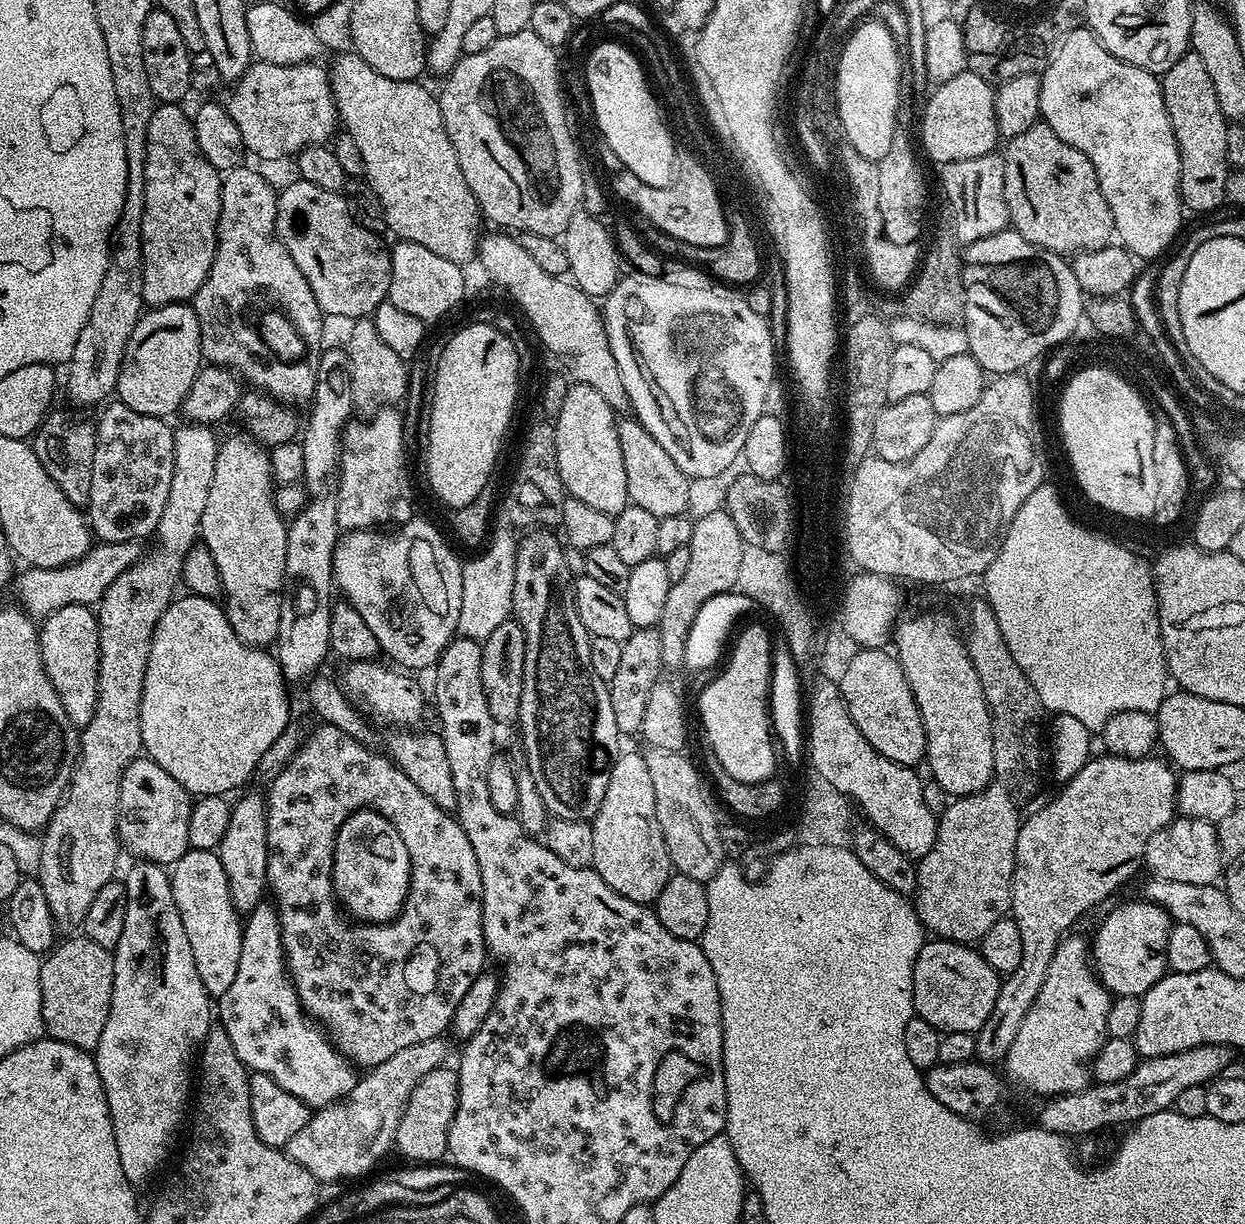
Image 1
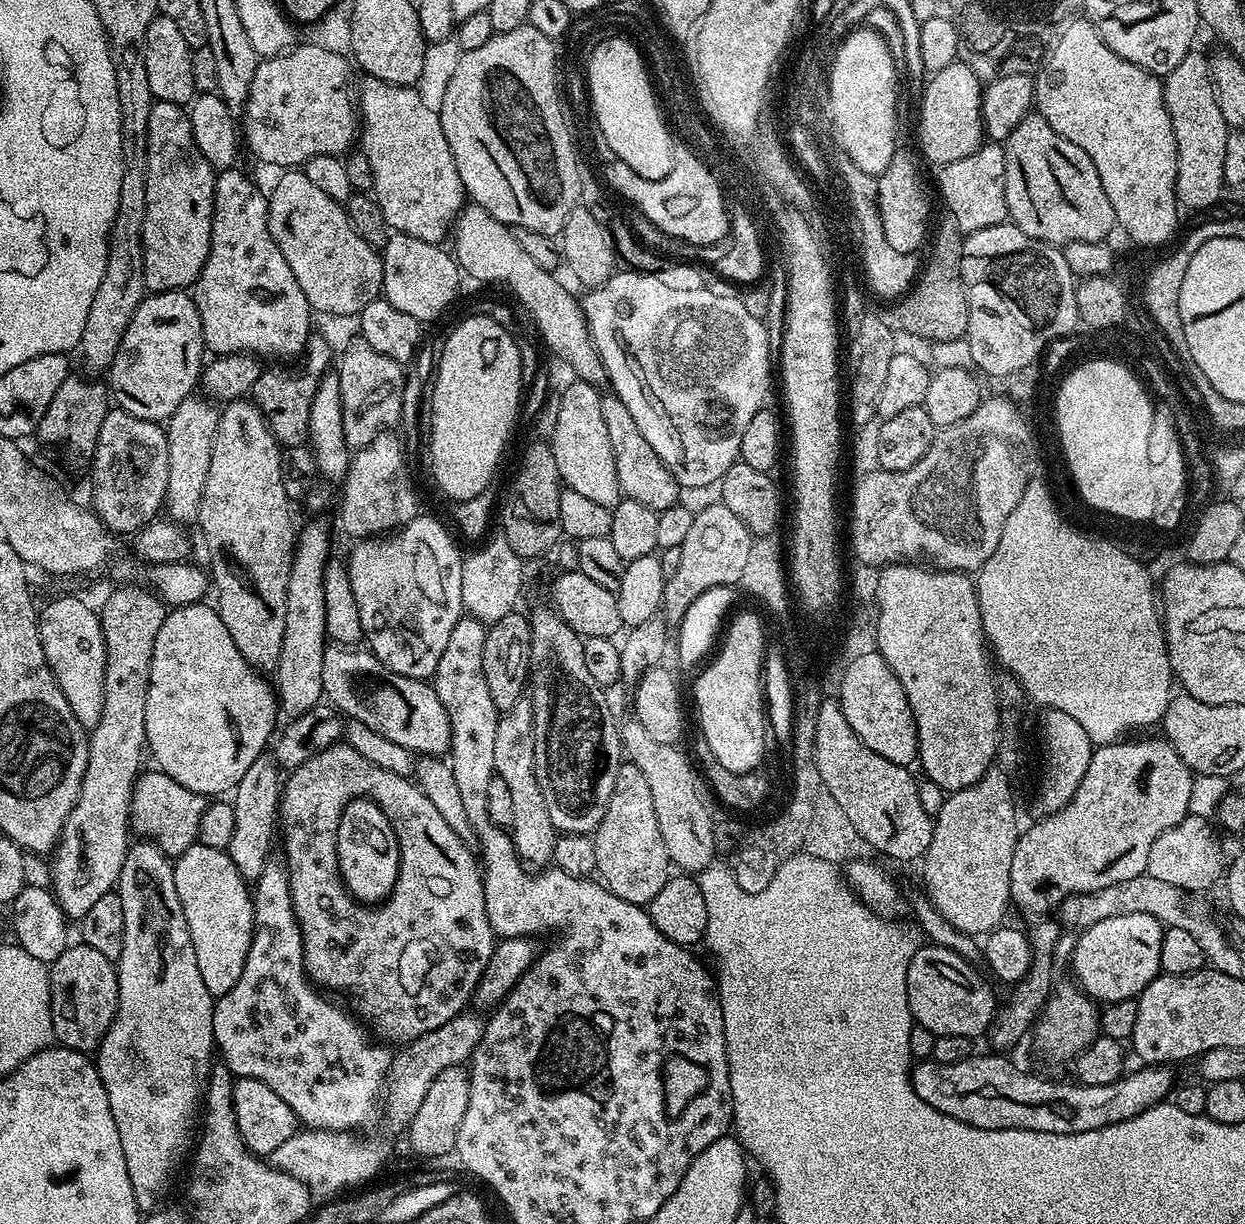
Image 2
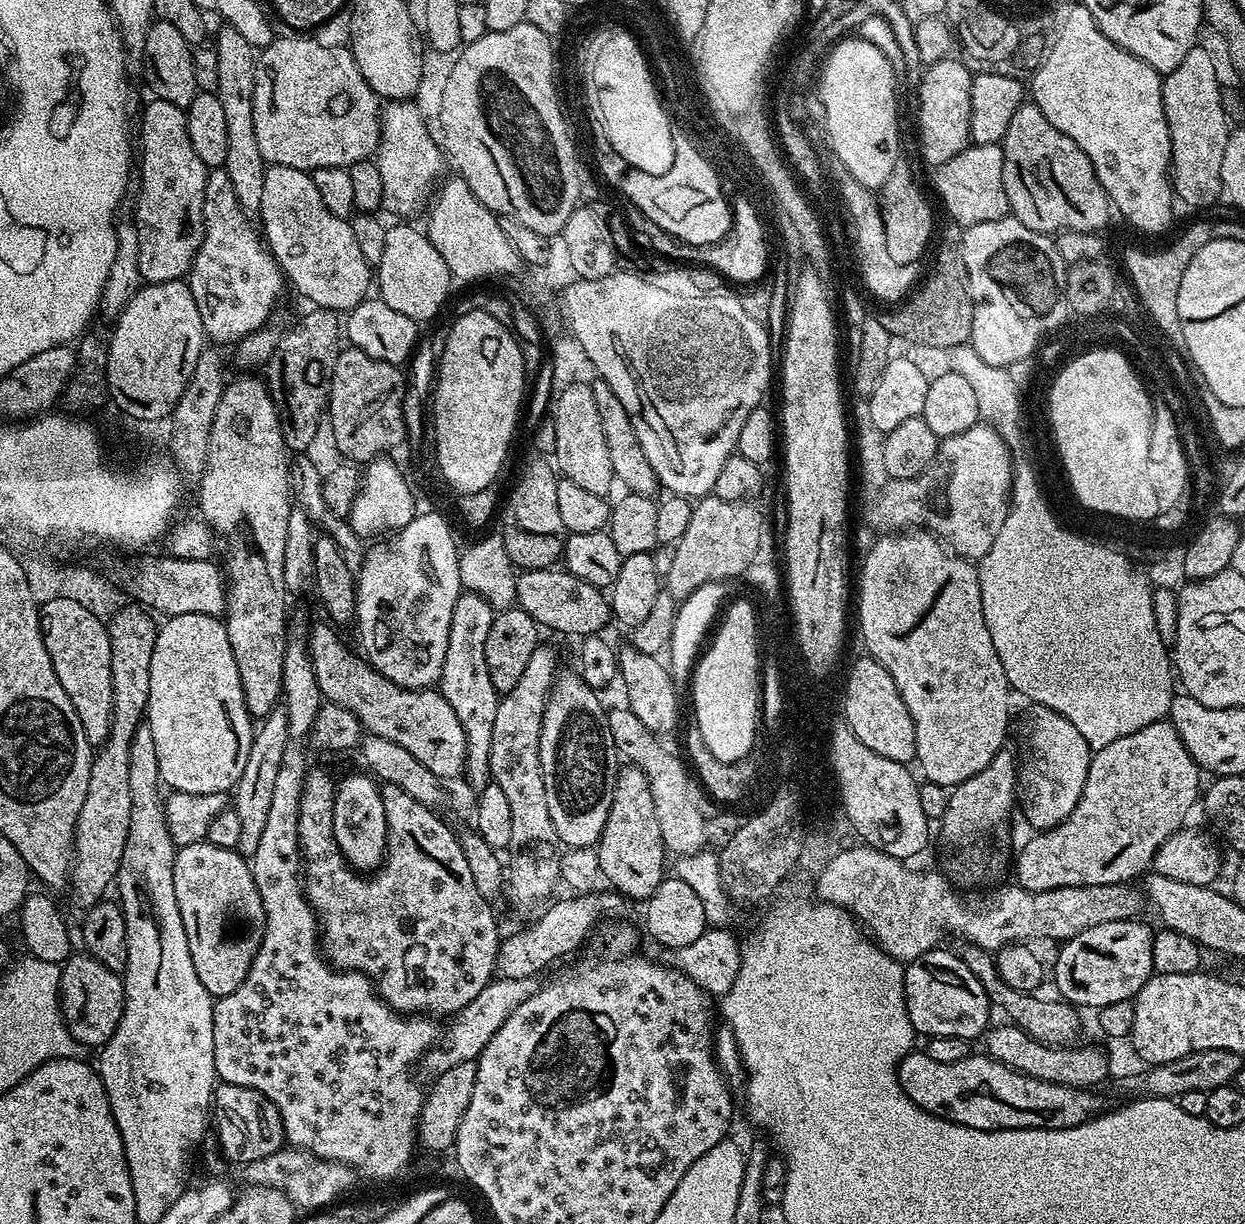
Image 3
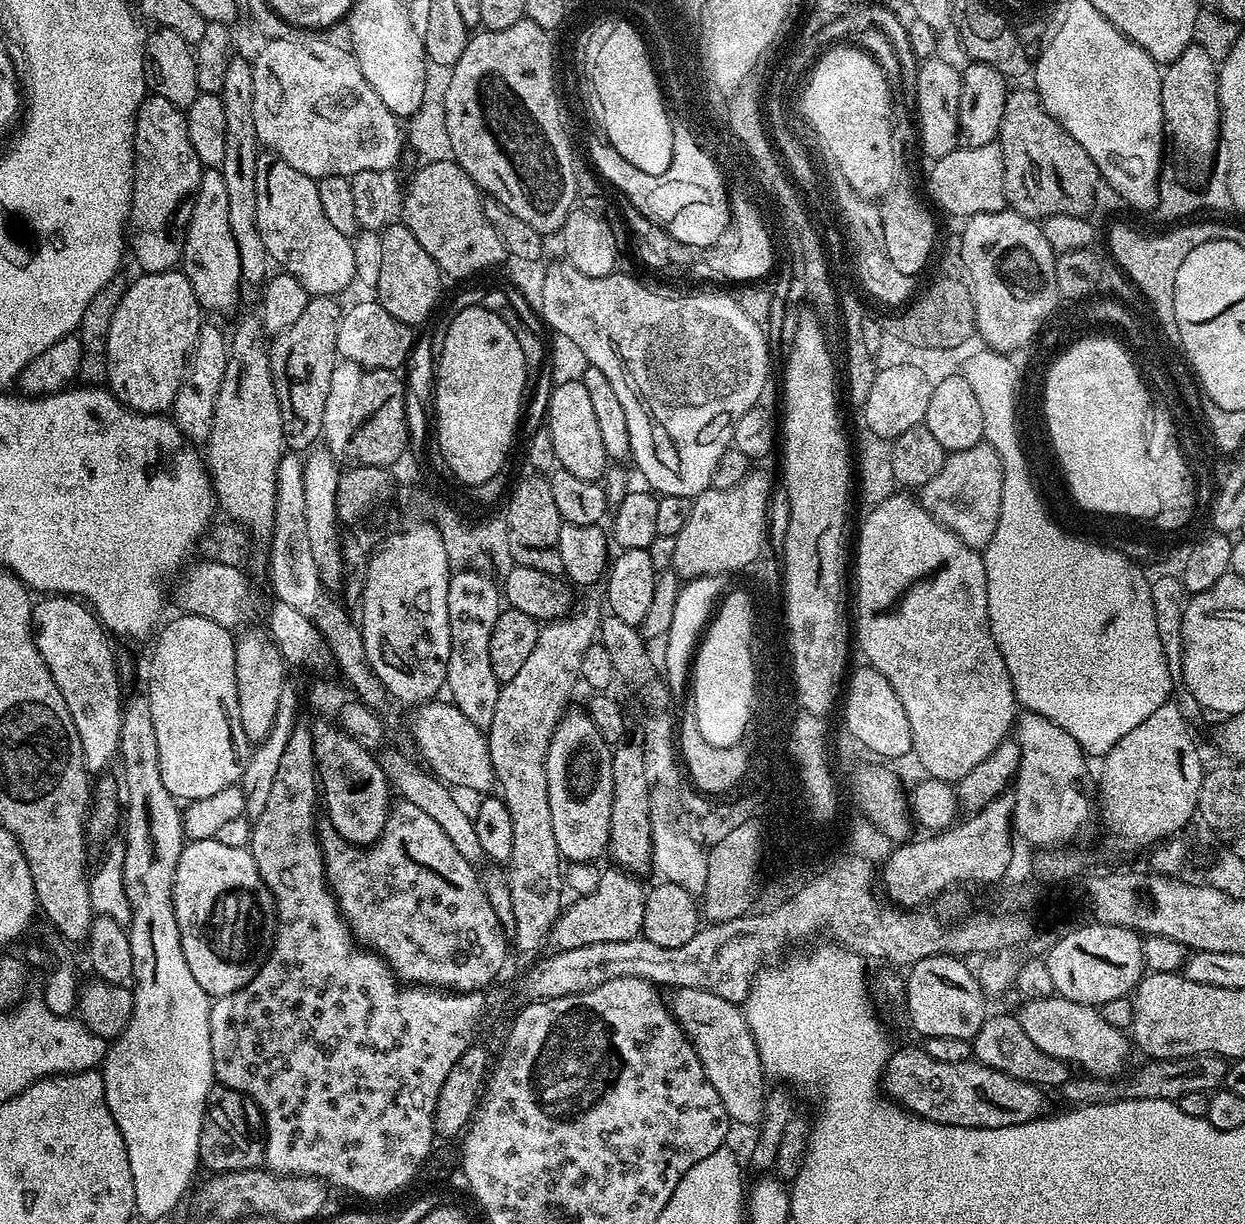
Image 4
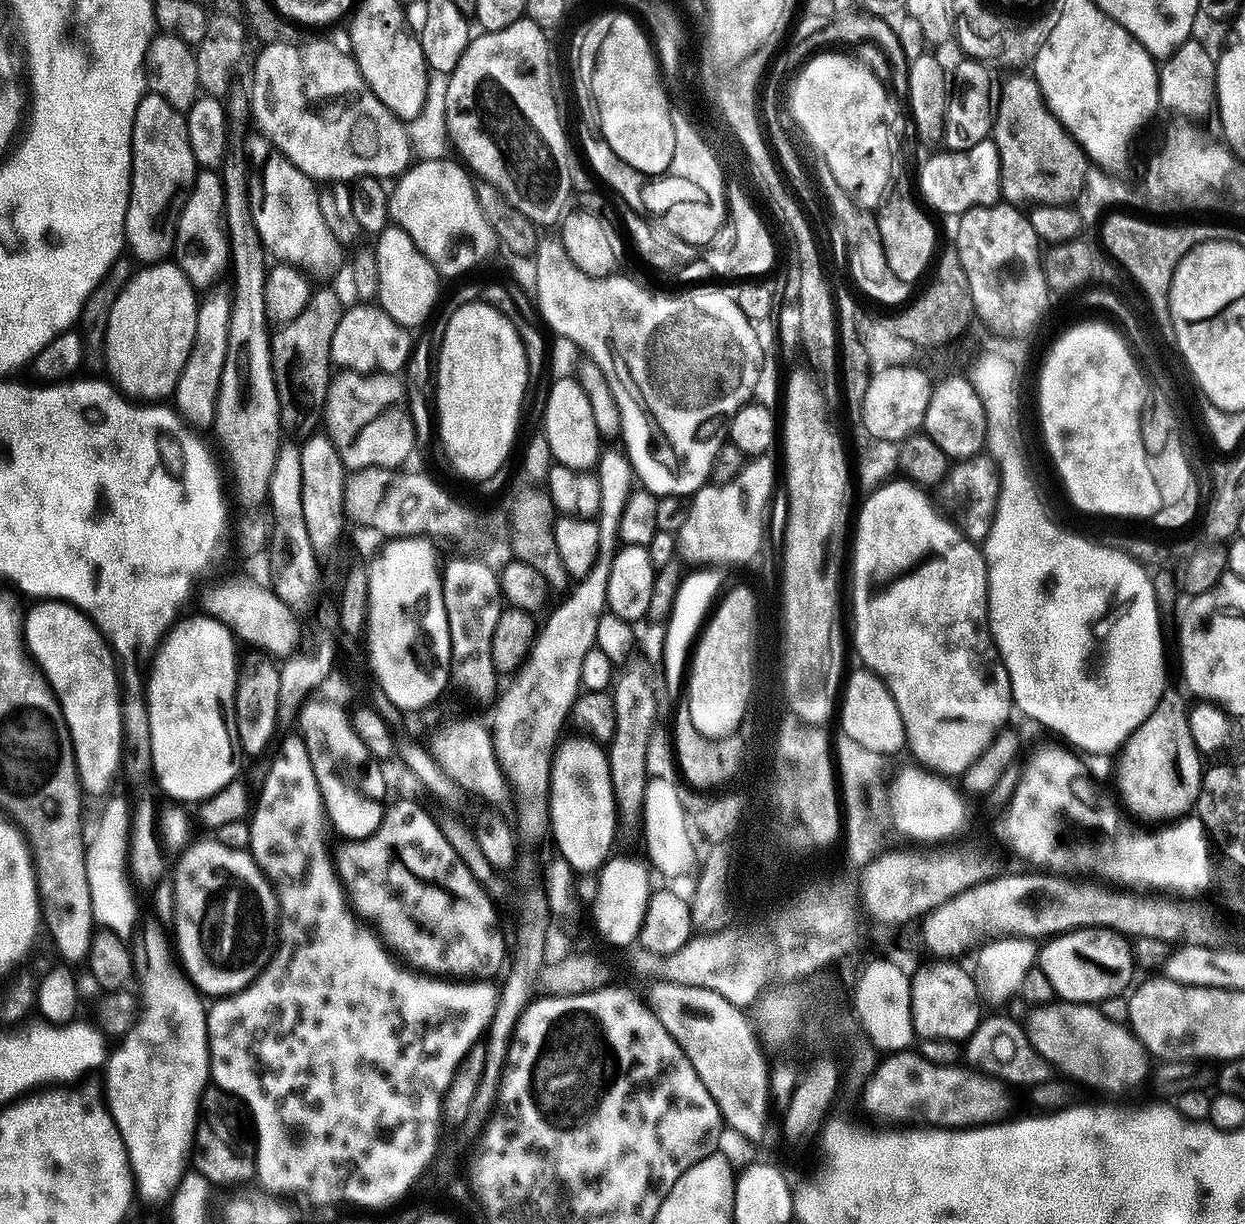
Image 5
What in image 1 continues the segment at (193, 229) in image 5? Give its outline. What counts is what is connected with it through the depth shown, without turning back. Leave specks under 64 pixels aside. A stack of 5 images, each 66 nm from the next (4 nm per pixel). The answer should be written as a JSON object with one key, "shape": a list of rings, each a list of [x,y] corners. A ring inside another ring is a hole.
{"shape":[[[241,166],[231,168],[223,173],[220,182],[220,197],[222,198],[222,206],[220,207],[220,217],[218,218],[218,238],[216,239],[216,253],[214,254],[214,262],[210,266],[210,274],[206,274],[206,282],[202,282],[202,286],[198,290],[198,294],[192,297],[190,303],[192,308],[198,314],[198,322],[200,323],[200,351],[203,359],[208,364],[218,364],[221,368],[228,368],[241,377],[245,385],[251,386],[253,389],[259,390],[278,400],[282,404],[289,406],[297,406],[303,402],[311,401],[312,391],[316,385],[316,373],[311,363],[307,364],[304,359],[312,352],[312,347],[320,340],[320,335],[324,332],[325,317],[320,311],[318,302],[314,298],[314,290],[310,290],[310,282],[306,282],[306,278],[302,274],[302,270],[298,270],[298,266],[294,266],[294,258],[290,258],[290,254],[286,250],[286,246],[276,236],[276,198],[278,192],[272,184],[260,172],[255,172],[252,168]],[[283,324],[289,324],[296,331],[296,336],[284,336],[284,332],[280,327]]]}

